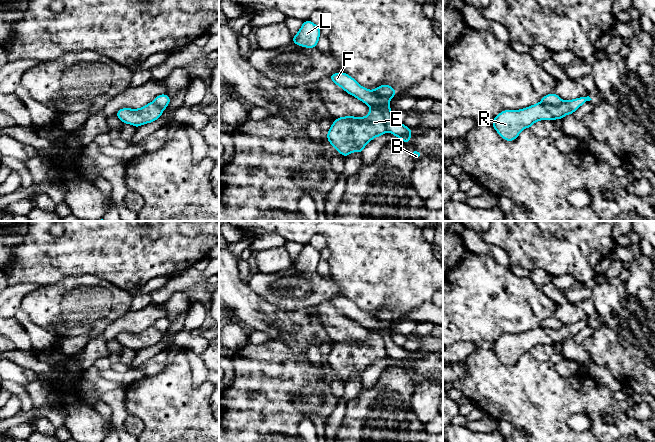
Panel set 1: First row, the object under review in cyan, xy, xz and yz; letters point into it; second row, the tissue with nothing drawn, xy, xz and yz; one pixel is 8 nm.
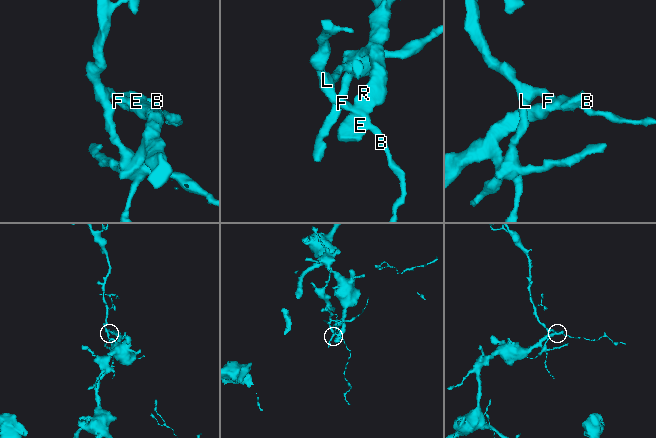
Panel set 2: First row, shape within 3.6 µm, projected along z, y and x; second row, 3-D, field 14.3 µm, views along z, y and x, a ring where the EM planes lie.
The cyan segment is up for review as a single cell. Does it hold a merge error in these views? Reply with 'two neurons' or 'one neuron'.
two neurons

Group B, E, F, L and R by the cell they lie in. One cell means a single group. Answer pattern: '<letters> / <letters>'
B F L / E R

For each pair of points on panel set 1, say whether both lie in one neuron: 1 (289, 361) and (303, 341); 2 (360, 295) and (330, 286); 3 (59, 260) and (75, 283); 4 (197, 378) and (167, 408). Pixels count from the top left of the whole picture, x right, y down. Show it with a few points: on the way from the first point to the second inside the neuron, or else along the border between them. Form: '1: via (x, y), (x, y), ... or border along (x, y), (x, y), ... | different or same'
1: border along (274, 341), (282, 341), (294, 353), (306, 356) | different
2: border along (331, 274), (344, 295) | different
3: border along (94, 276), (89, 274), (70, 275), (48, 285) | different
4: border along (187, 359), (190, 365), (192, 384), (196, 387) | different

